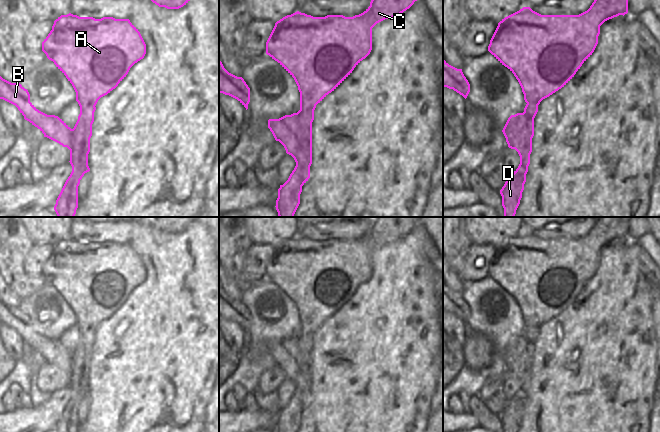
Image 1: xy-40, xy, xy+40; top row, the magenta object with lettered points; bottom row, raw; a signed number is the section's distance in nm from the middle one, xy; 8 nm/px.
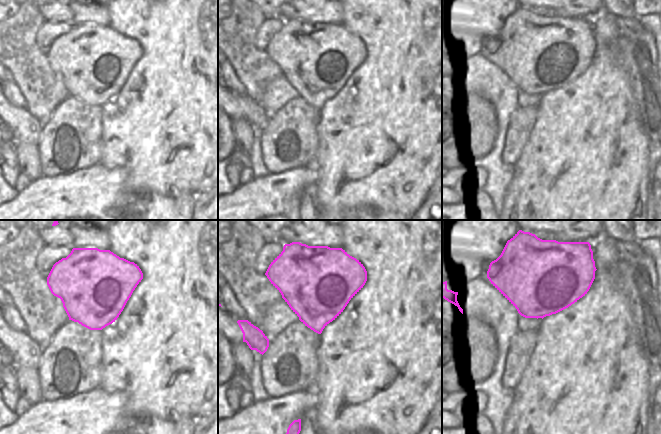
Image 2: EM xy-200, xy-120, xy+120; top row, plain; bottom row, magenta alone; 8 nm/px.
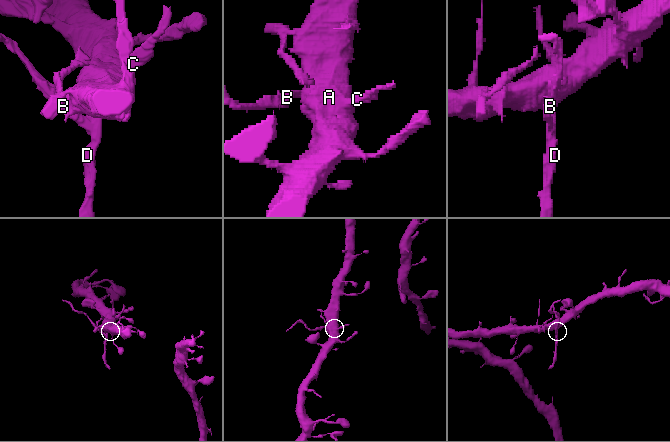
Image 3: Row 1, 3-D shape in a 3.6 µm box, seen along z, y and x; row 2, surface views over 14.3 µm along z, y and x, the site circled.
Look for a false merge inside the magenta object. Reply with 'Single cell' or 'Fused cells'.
Fused cells

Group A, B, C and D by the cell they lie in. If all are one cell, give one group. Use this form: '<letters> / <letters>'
A C / B D

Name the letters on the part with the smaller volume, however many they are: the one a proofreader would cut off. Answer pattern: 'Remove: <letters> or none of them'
Remove: B, D

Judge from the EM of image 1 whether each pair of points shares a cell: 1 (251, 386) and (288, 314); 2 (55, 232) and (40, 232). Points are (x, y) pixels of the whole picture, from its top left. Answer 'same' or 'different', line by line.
1: same
2: same

